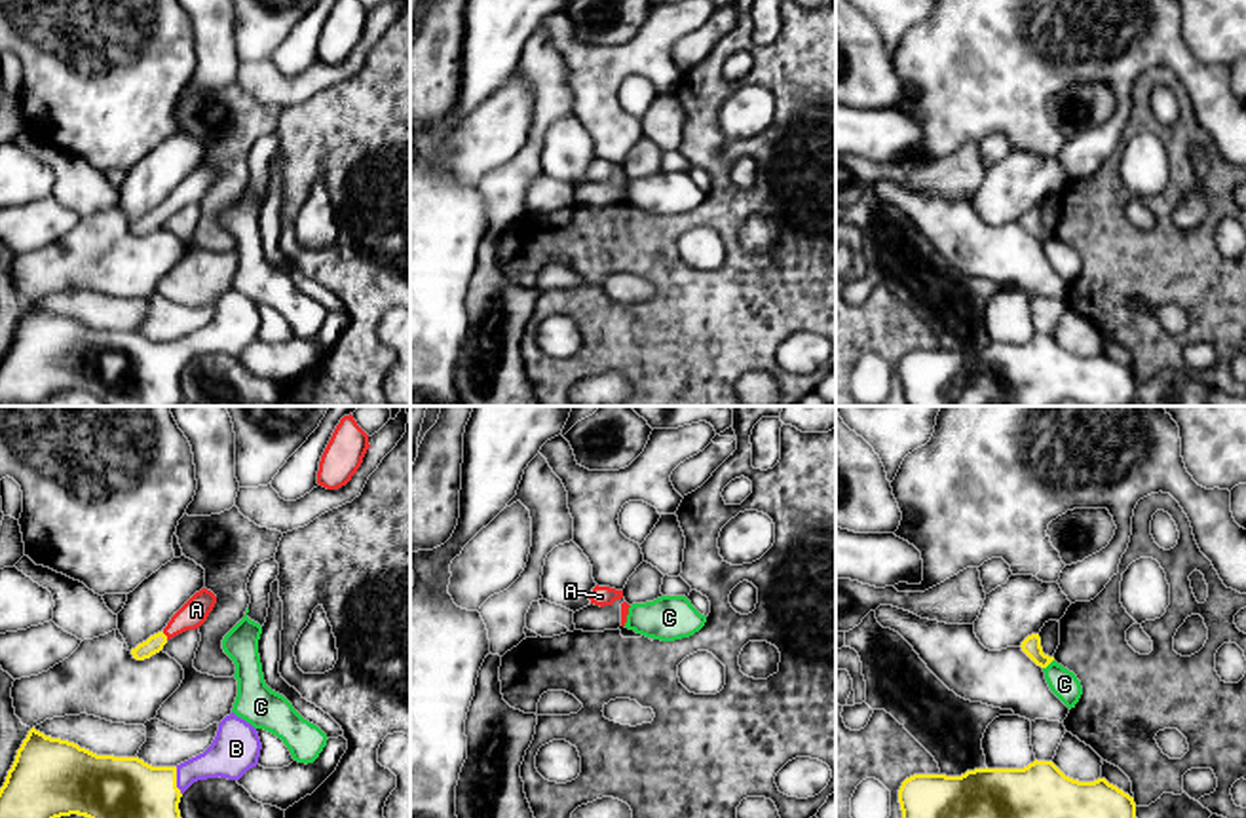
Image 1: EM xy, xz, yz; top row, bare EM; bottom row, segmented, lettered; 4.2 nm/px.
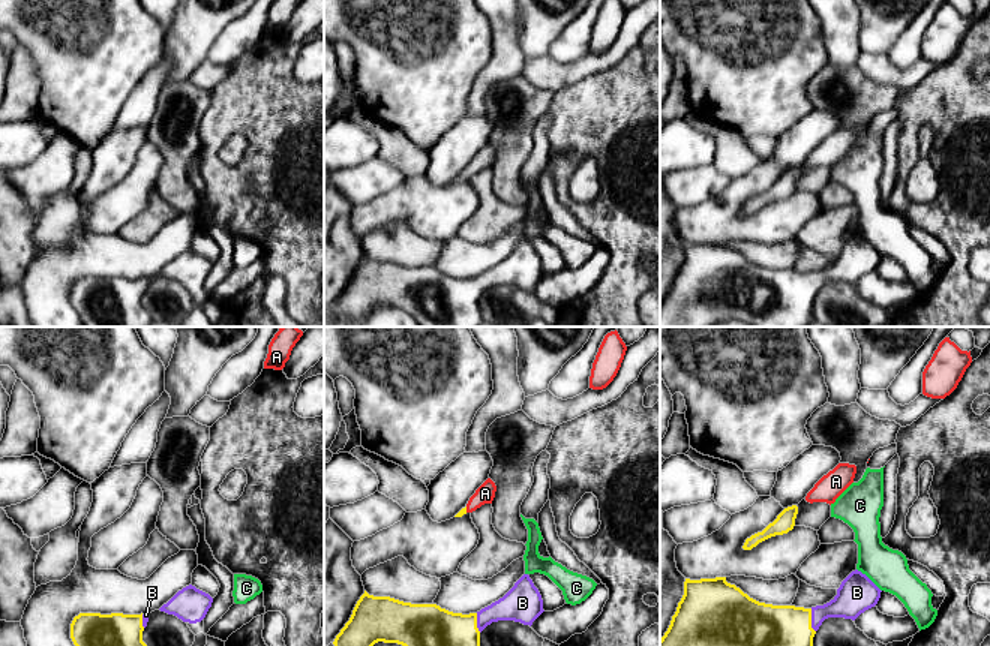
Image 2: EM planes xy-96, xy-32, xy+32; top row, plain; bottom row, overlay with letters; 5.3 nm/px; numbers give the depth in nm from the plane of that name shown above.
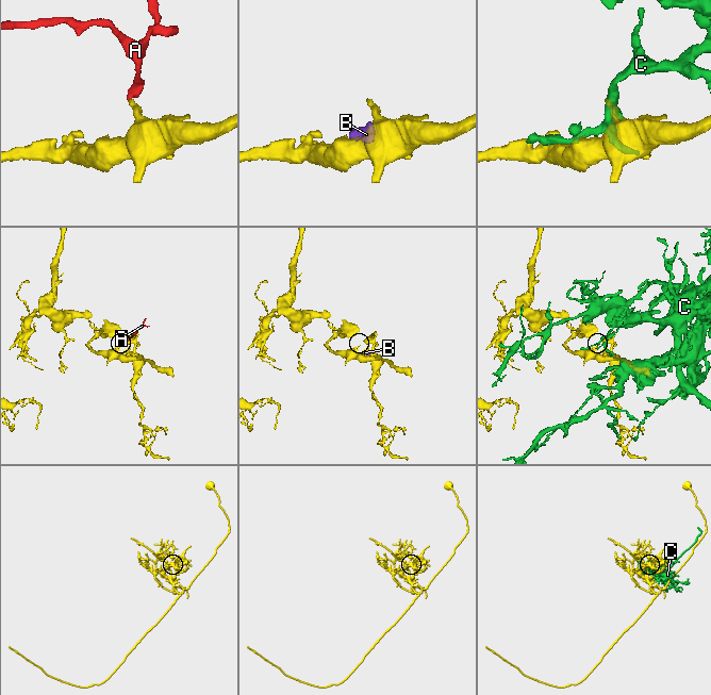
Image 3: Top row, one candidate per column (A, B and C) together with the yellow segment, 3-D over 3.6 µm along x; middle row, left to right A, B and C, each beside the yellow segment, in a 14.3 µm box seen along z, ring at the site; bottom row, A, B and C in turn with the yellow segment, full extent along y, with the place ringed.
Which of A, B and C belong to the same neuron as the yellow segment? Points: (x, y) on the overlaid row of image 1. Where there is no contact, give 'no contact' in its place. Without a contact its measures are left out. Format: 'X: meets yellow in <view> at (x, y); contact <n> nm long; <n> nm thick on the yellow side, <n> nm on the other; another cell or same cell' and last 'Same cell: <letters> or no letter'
A: meets yellow in xy at (166, 636); contact 40 nm long; 80 nm thick on the yellow side, 110 nm on the other; same cell
B: meets yellow in xy at (175, 780); contact 120 nm long; 260 nm thick on the yellow side, 180 nm on the other; same cell
C: meets yellow in yz at (1047, 665); contact 60 nm long; 80 nm thick on the yellow side, 120 nm on the other; another cell
Same cell: A, B

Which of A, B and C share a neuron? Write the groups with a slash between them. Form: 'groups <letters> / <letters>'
groups A B / C

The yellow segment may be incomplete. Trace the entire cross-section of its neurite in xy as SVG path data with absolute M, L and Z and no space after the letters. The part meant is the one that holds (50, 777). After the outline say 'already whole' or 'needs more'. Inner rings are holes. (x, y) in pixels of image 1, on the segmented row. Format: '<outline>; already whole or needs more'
M234 712L203 753L177 767L97 755L32 727L0 788L0 818L180 818L180 797L194 782L239 780L260 750L256 729Z; needs more

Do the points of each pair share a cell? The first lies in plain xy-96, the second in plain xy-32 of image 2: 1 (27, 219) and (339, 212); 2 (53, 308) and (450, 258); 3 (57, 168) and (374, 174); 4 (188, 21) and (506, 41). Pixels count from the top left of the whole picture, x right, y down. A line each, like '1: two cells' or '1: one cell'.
1: one cell
2: one cell
3: one cell
4: two cells

